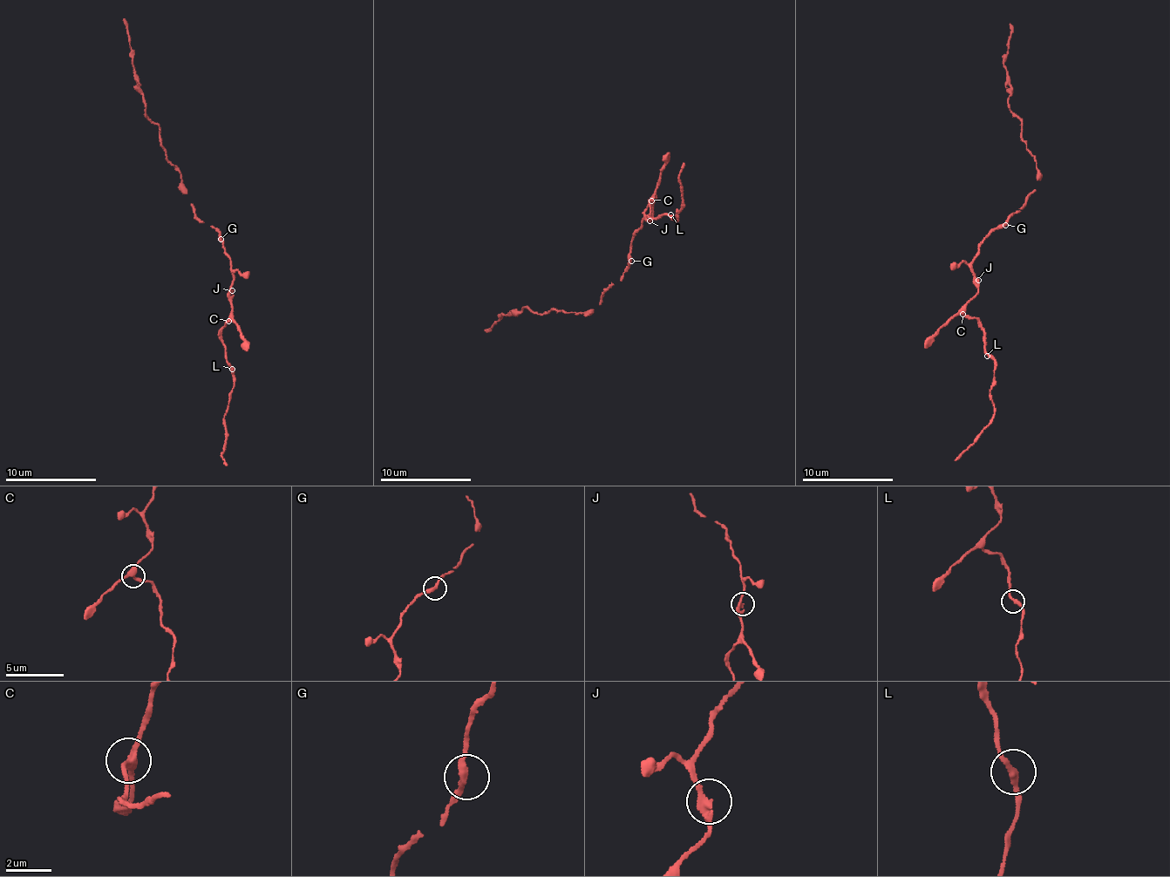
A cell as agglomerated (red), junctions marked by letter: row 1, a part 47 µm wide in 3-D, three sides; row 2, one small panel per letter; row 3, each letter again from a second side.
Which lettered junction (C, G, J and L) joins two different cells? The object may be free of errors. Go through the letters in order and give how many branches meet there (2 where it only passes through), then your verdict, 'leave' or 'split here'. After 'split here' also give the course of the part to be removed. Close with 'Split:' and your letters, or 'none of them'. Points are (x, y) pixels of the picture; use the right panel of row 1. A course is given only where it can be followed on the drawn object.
C: 3 branches meet; leave
G: 2 branches meet; leave
J: 2 branches meet; leave
L: 2 branches meet; leave
Split: none of them

